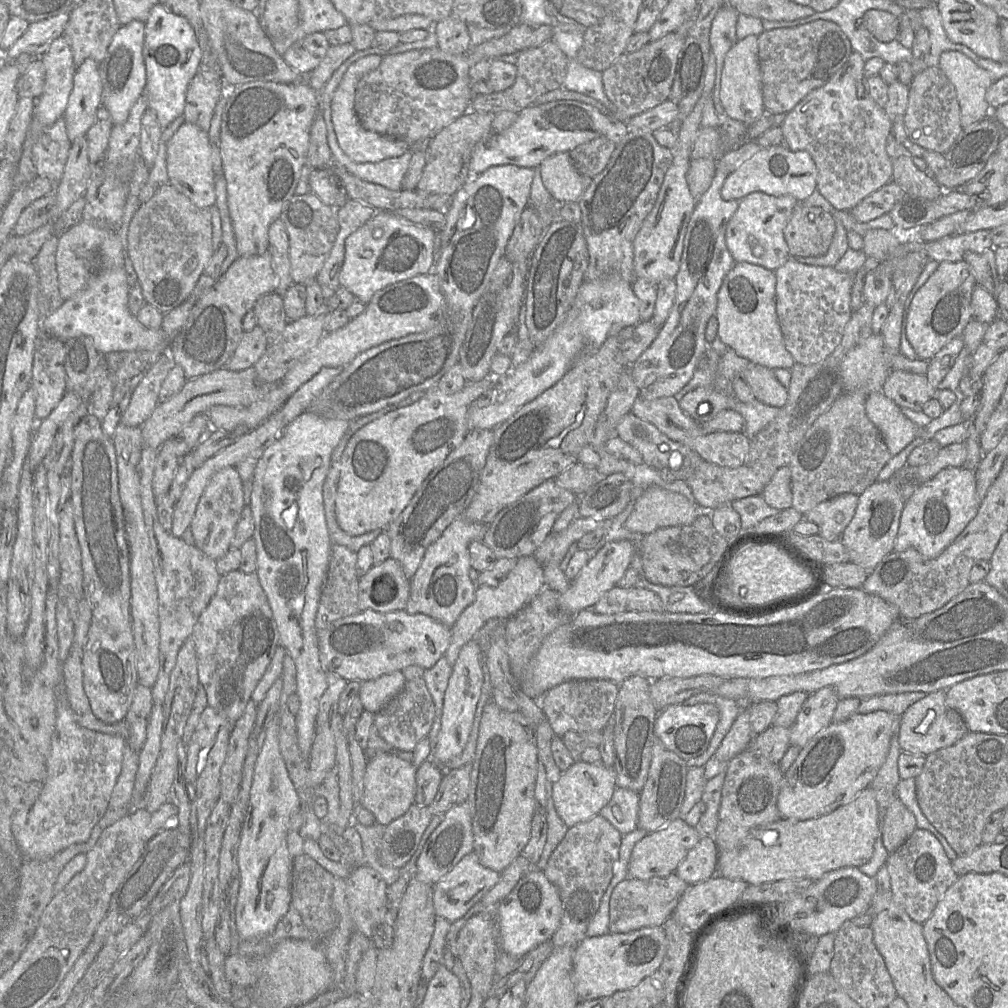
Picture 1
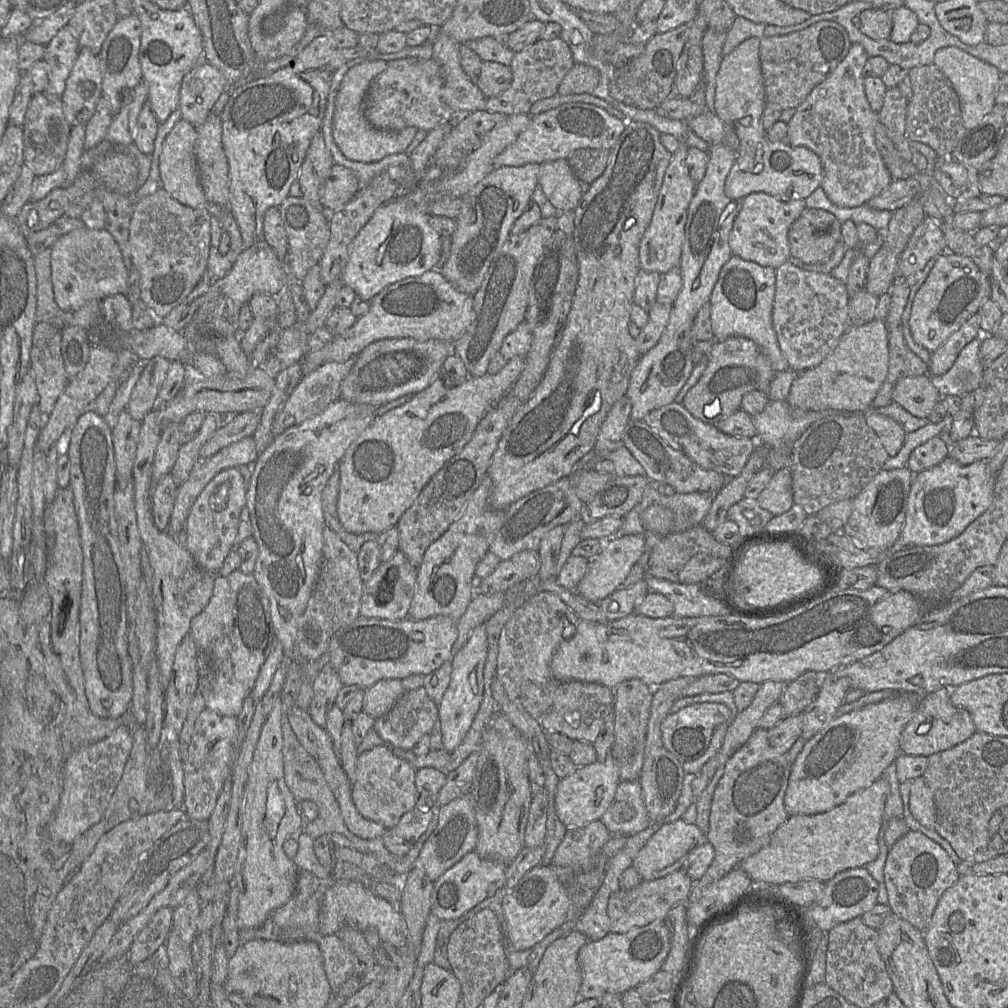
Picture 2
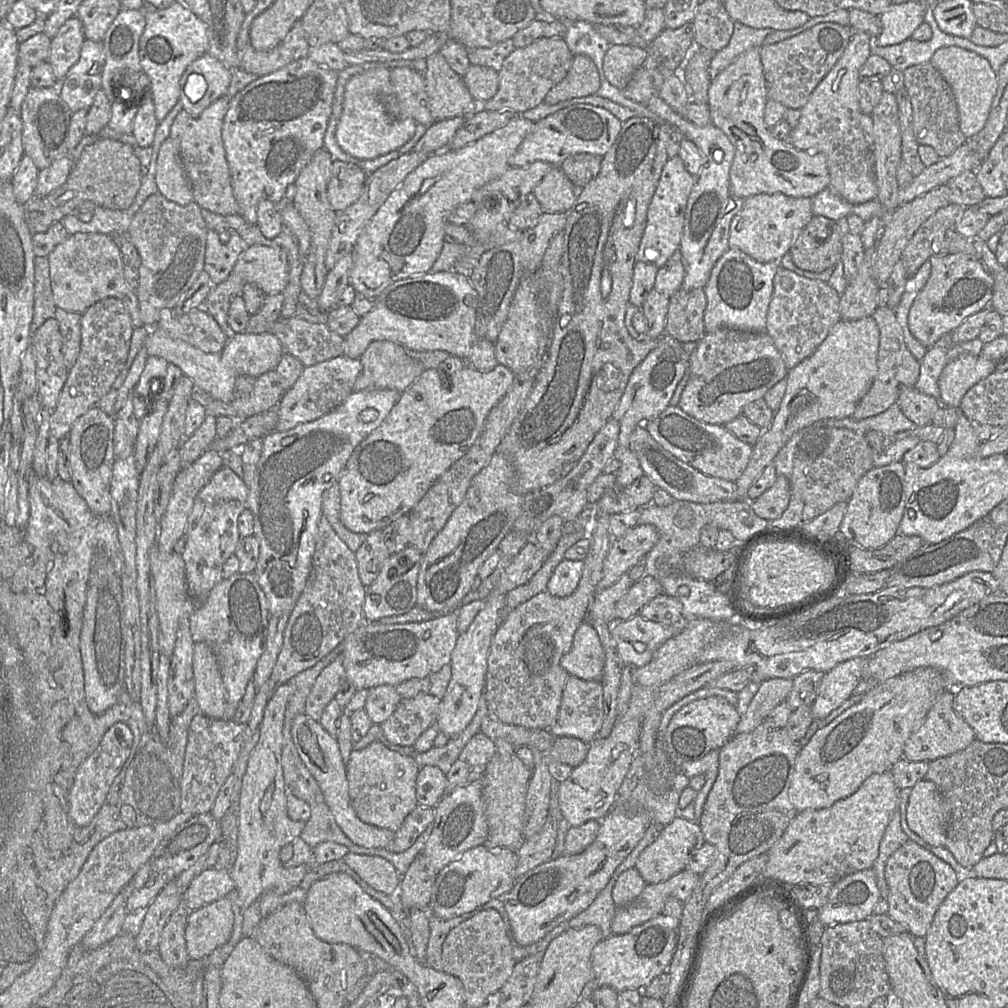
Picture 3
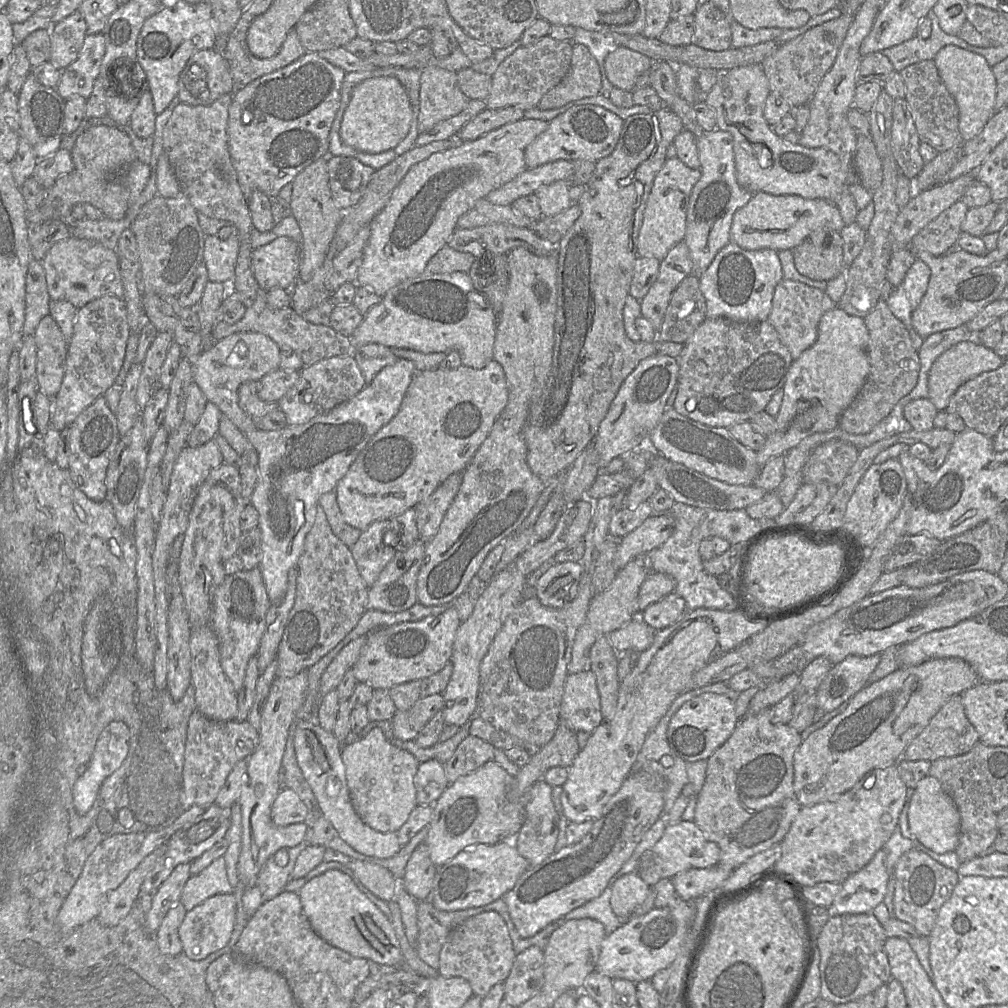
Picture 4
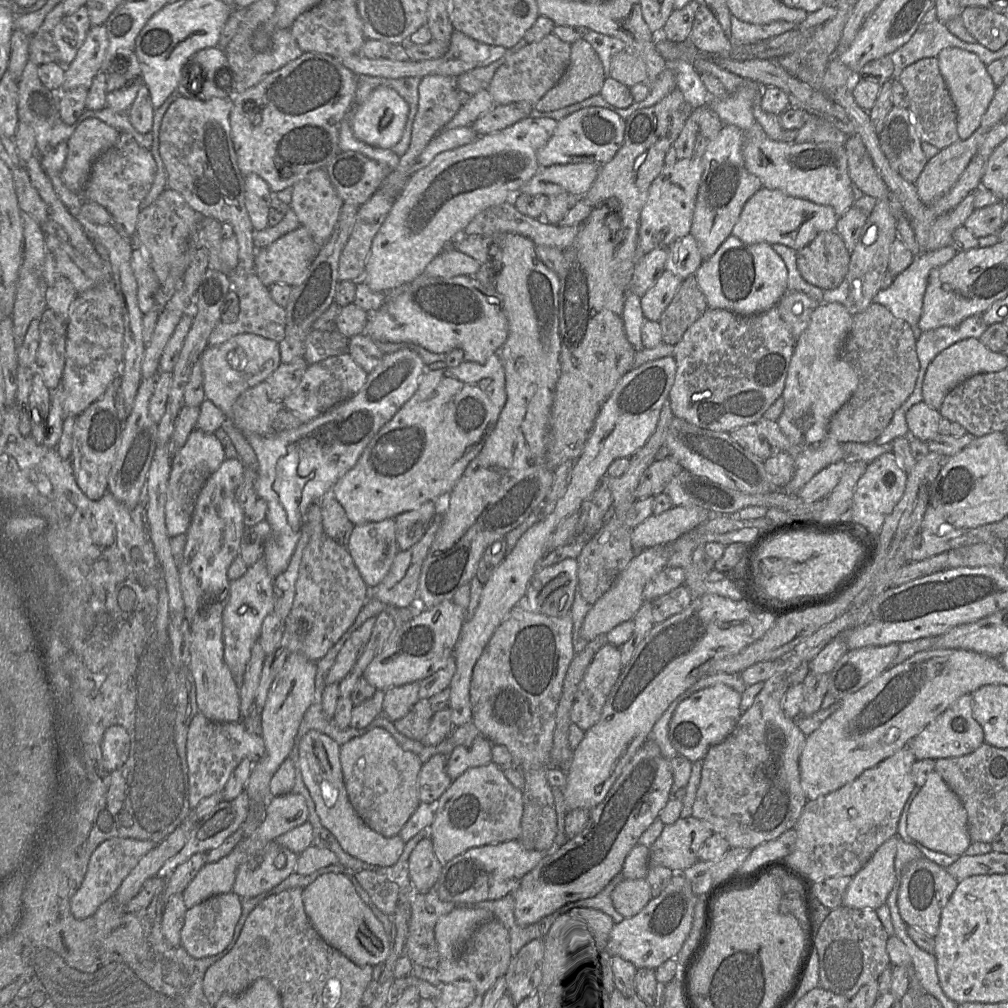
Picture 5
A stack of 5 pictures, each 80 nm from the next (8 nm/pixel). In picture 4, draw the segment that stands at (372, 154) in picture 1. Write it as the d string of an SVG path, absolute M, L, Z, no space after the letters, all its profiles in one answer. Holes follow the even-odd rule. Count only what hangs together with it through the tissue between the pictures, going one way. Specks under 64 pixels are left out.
M394 77L369 78L353 90L350 102L344 112L341 140L354 149L377 154L393 150L408 134L412 121L412 105L398 79Z

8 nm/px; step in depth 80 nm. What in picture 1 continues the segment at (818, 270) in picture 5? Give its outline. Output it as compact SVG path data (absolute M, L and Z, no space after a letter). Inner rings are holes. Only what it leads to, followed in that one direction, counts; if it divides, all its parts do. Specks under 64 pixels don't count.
M799 202L784 229L790 256L817 257L825 254L835 230L832 214L820 207Z

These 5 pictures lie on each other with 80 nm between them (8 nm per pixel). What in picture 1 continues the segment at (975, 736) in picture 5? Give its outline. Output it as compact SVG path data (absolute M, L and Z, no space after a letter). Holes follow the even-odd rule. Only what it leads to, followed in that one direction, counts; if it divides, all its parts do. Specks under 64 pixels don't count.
M945 690L928 693L912 704L900 717L898 742L903 752L927 756L949 747L969 732L963 718L945 703Z

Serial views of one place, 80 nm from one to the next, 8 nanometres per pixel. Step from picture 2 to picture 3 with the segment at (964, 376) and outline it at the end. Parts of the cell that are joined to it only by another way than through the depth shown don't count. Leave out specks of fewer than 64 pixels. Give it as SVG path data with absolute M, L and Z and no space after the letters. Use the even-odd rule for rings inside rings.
M951 333L944 335L935 344L927 347L927 352L920 361L920 374L914 387L939 400L938 379L944 367L963 352L980 355L983 347L984 343L979 337L968 342L955 344L952 341Z

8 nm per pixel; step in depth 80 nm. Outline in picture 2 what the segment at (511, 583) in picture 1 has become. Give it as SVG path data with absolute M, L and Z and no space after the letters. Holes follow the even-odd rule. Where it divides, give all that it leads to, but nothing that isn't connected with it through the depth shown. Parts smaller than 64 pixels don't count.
M506 593L478 594L473 597L467 609L457 620L458 636L452 646L453 655L466 643L474 628L486 622L506 602Z

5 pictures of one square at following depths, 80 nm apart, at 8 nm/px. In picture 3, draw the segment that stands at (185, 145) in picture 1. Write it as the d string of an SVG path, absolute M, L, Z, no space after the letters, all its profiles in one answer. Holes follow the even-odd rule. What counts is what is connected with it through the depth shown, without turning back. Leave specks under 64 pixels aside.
M168 136L162 143L156 163L158 193L179 205L193 202L193 192L180 160L179 141Z

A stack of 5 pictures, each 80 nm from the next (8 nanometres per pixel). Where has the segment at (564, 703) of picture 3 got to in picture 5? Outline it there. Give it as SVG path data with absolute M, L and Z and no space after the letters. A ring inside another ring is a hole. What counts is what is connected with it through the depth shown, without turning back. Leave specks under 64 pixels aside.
M604 644L595 654L579 684L570 715L571 722L587 731L600 719L622 669L620 648Z

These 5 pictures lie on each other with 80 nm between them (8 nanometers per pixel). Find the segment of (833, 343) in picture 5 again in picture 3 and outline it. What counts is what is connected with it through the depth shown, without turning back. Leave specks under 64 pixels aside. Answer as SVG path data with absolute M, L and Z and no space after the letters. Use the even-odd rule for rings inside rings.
M872 317L853 321L841 319L831 327L812 355L788 371L782 403L771 425L753 446L746 469L735 481L742 498L746 498L748 489L796 432L821 420L843 419L853 414L877 374L879 336L879 328Z

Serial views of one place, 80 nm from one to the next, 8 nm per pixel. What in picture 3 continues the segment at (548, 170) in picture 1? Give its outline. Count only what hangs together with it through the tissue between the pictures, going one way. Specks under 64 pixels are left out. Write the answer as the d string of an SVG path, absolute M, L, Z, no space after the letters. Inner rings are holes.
M559 166L552 167L533 194L546 213L568 213L577 199L573 193L573 184Z

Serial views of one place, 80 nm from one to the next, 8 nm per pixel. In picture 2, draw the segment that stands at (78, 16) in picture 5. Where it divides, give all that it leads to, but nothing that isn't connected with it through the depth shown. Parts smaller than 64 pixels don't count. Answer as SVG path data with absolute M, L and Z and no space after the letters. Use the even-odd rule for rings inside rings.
M69 25L61 28L46 46L43 60L49 65L49 86L45 95L51 102L61 101L80 49L78 39Z

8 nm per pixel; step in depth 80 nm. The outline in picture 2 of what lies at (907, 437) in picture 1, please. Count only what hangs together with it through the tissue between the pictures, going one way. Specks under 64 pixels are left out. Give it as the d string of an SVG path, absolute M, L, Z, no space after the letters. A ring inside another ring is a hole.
M871 406L863 414L868 426L877 434L888 455L893 457L898 454L906 437L903 427L892 418L876 412Z

